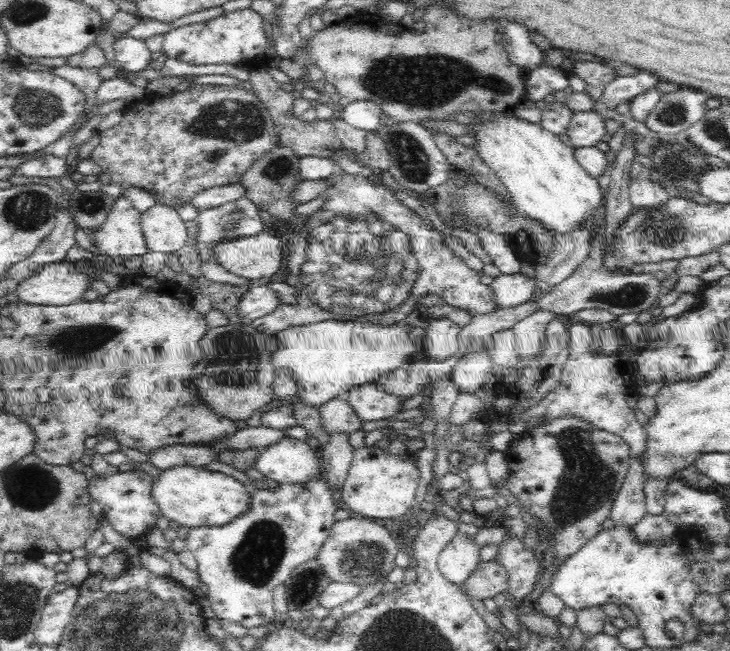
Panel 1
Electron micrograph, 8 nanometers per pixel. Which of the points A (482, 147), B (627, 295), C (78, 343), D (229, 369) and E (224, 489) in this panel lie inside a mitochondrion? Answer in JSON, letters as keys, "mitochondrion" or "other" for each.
{"A":"other","B":"mitochondrion","C":"mitochondrion","D":"mitochondrion","E":"other"}

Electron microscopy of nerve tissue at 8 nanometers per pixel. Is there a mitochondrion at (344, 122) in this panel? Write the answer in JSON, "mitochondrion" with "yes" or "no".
{"mitochondrion":"no"}

